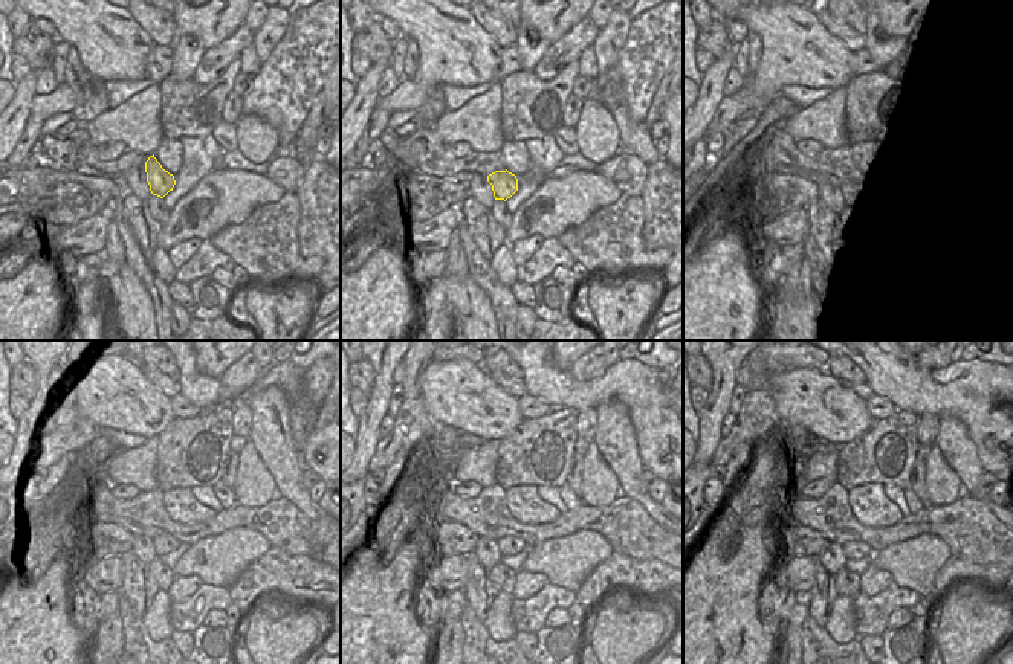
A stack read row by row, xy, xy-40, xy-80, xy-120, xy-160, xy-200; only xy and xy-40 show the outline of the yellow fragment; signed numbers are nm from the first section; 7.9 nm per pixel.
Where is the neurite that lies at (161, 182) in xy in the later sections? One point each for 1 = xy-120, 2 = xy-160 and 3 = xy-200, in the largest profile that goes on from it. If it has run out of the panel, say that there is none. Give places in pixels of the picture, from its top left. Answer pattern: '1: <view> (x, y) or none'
1: xy-120 (165, 544)
2: xy-160 (509, 545)
3: xy-200 (853, 550)

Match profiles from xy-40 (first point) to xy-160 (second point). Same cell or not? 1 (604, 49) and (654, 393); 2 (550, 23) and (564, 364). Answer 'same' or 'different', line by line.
1: different
2: same

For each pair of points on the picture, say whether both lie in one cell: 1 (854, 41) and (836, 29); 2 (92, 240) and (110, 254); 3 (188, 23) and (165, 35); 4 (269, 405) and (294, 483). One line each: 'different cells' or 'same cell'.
1: same cell
2: different cells
3: different cells
4: same cell

